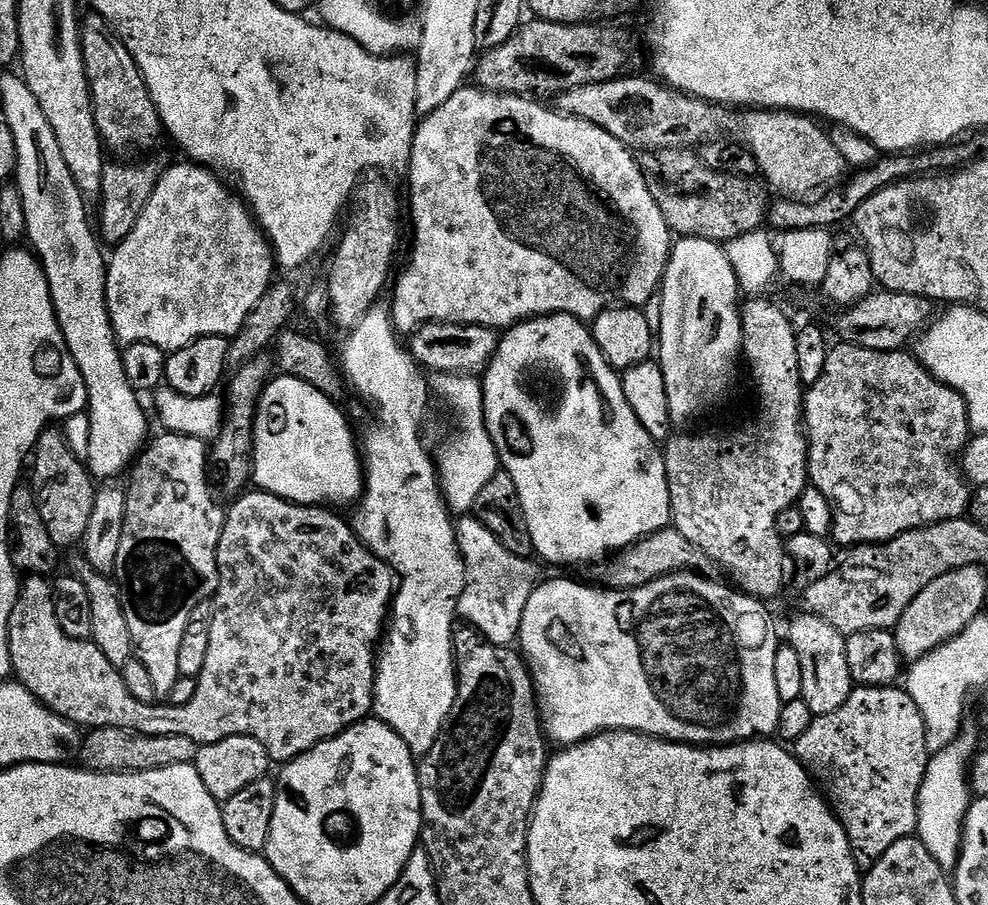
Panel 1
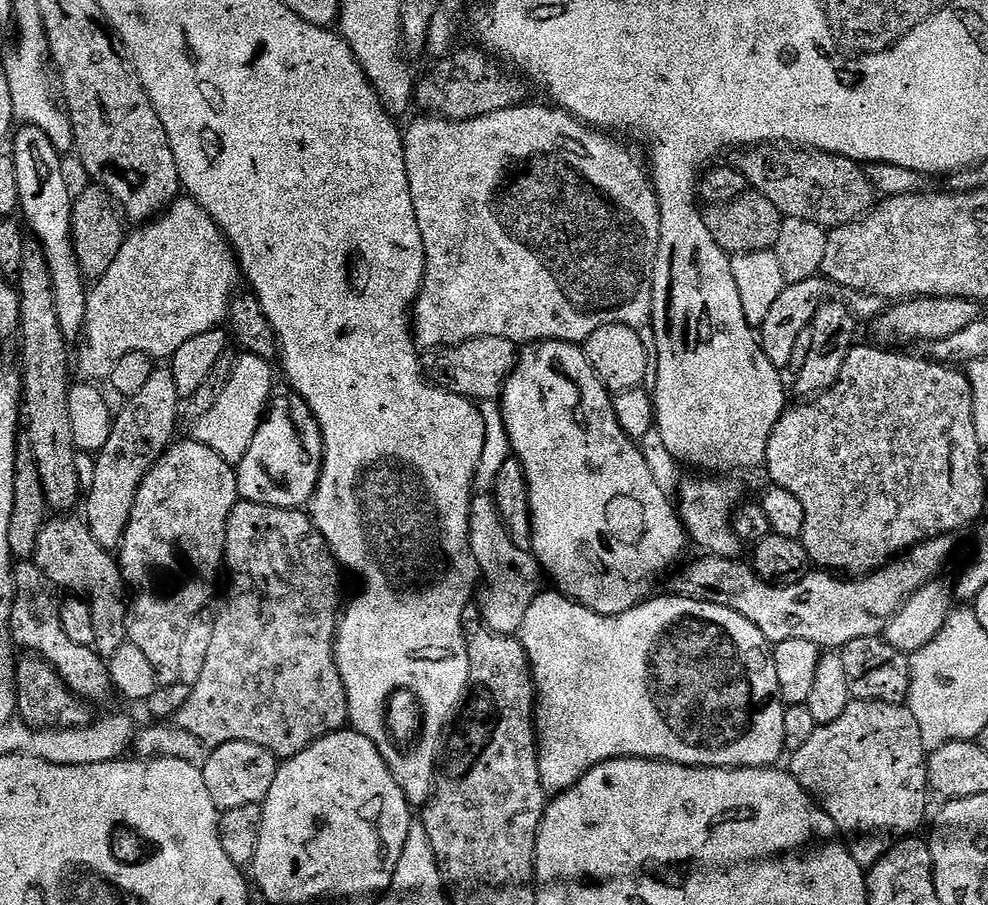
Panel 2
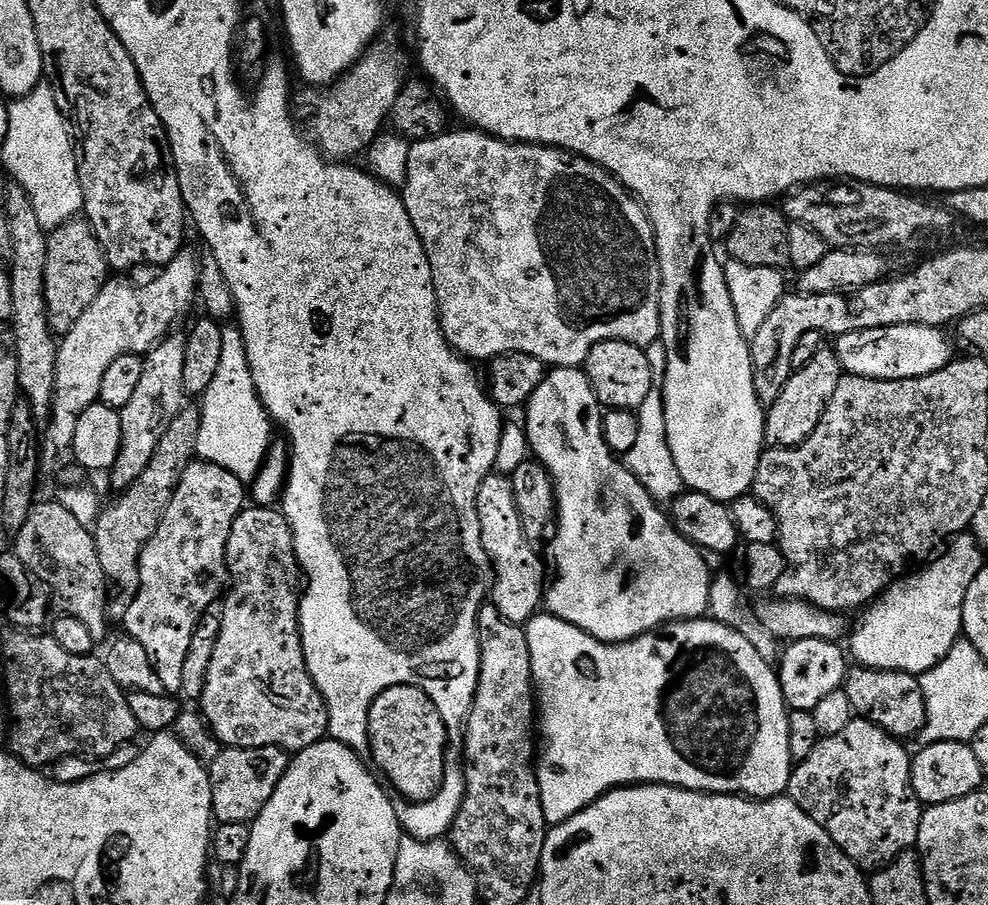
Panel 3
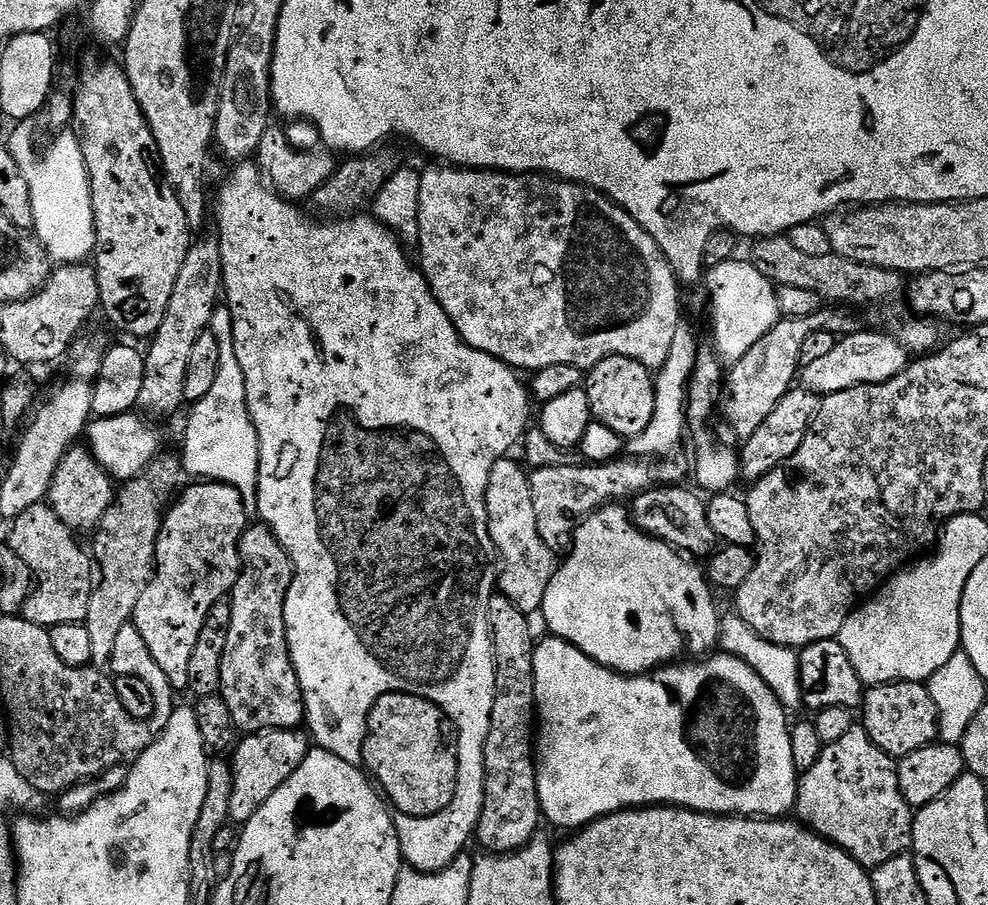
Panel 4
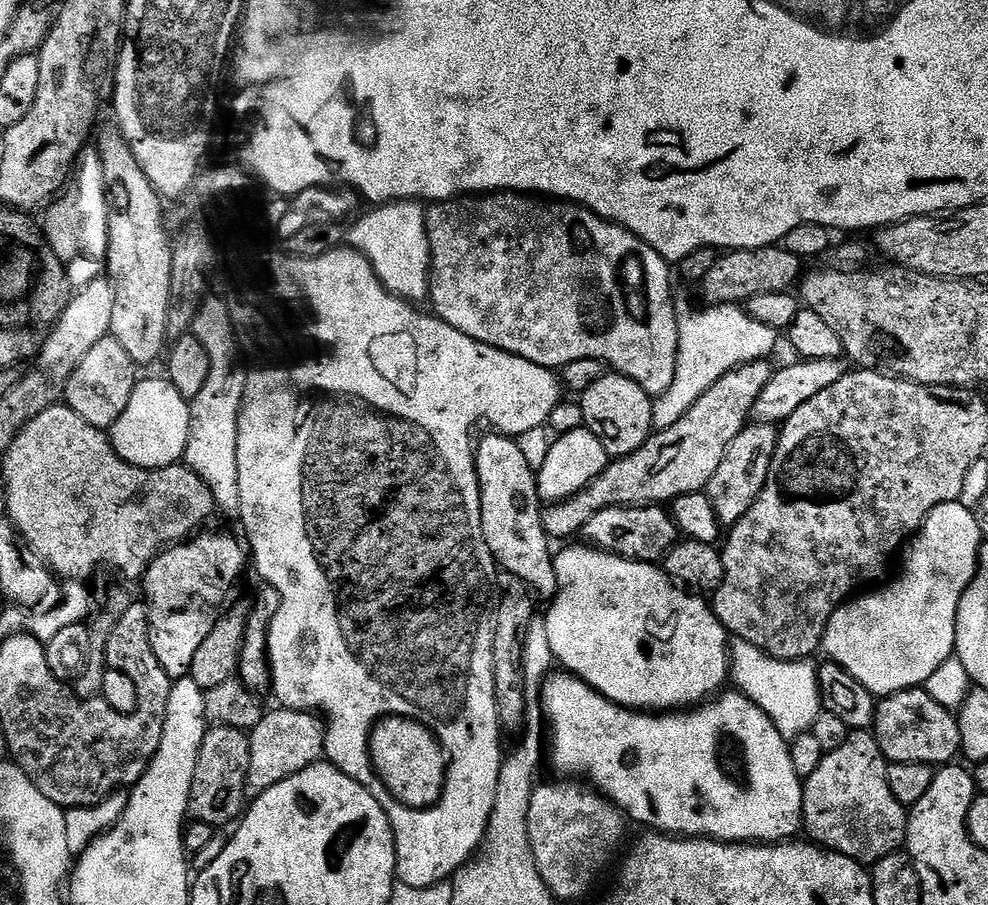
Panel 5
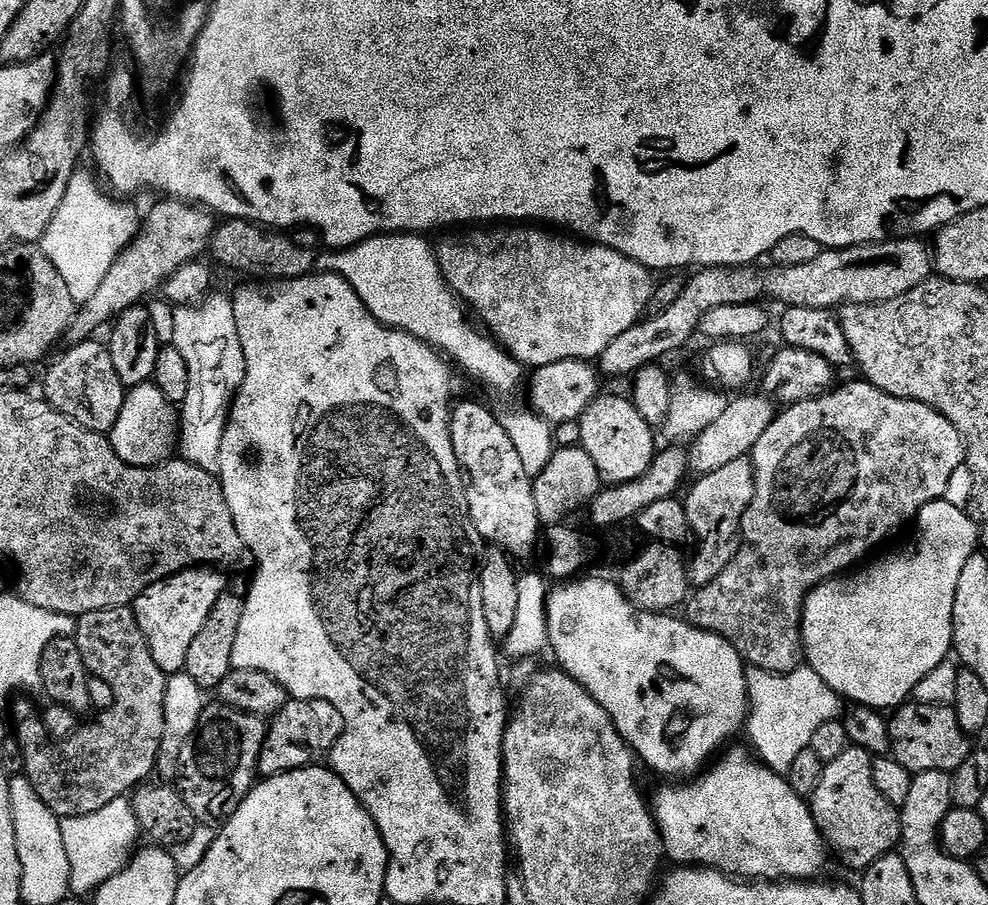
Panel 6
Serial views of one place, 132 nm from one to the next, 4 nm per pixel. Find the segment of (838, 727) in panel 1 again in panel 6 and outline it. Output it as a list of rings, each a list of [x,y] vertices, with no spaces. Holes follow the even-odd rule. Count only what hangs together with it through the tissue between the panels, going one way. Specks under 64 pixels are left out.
[[[849,746],[845,752],[838,754],[838,758],[825,763],[822,782],[818,782],[818,790],[814,790],[810,797],[812,817],[824,836],[824,843],[835,855],[836,852],[840,855],[840,860],[846,867],[857,870],[869,868],[878,862],[878,858],[893,851],[900,842],[900,814],[897,805],[886,802],[886,798],[882,798],[882,793],[878,791],[872,769],[873,759],[866,750]]]

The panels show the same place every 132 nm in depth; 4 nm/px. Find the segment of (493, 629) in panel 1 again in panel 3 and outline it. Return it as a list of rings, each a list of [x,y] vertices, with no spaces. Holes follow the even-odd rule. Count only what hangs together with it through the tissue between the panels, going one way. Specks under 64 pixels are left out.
[[[489,474],[478,490],[478,518],[480,519],[480,533],[482,534],[482,546],[487,563],[492,563],[492,568],[496,571],[496,585],[492,588],[491,603],[496,605],[511,624],[521,626],[527,625],[533,616],[541,611],[542,601],[546,596],[546,580],[544,584],[544,564],[541,553],[532,549],[530,542],[524,533],[522,518],[518,512],[516,498],[514,496],[514,486],[507,475],[496,476]]]

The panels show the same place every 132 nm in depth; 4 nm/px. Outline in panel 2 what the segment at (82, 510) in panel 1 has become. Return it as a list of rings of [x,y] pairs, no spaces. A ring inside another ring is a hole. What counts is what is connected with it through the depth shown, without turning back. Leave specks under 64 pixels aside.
[[[35,239],[24,242],[24,257],[18,273],[20,293],[20,330],[24,336],[24,368],[22,367],[22,412],[26,417],[26,439],[34,450],[38,462],[38,474],[42,478],[44,497],[49,509],[56,514],[68,514],[76,503],[81,503],[80,472],[76,469],[78,432],[72,427],[72,415],[68,409],[70,379],[70,342],[58,326],[58,310],[54,302],[52,275],[44,257],[44,250]]]

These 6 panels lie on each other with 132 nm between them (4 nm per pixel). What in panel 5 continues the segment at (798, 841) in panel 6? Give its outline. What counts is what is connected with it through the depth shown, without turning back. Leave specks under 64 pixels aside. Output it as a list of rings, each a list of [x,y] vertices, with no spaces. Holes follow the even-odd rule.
[[[557,671],[555,674],[549,675],[548,679],[544,681],[543,688],[540,690],[540,706],[544,709],[544,719],[547,727],[550,729],[550,736],[552,732],[552,764],[561,772],[559,774],[561,777],[583,778],[593,789],[595,789],[595,791],[599,792],[605,800],[612,801],[631,823],[633,820],[636,824],[645,824],[645,826],[648,827],[645,829],[655,830],[660,834],[671,834],[677,838],[707,838],[710,840],[722,840],[725,844],[778,844],[791,841],[793,837],[795,837],[792,835],[794,835],[796,831],[799,833],[802,828],[802,821],[804,818],[804,786],[802,777],[798,774],[794,774],[794,762],[790,762],[790,754],[788,753],[790,747],[789,741],[781,735],[778,729],[775,728],[774,722],[771,721],[767,714],[764,713],[754,701],[744,696],[739,690],[731,690],[732,692],[728,691],[729,690],[721,691],[715,698],[709,699],[707,702],[701,703],[699,706],[693,707],[688,711],[676,710],[671,714],[645,714],[643,711],[624,708],[621,704],[614,703],[613,700],[607,700],[601,692],[594,691],[585,680],[580,680],[576,676],[569,674],[567,671]]]

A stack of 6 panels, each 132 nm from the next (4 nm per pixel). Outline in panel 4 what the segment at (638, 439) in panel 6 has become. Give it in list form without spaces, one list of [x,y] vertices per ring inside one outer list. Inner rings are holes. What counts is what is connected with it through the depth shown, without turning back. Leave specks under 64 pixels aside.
[[[607,356],[586,372],[588,405],[593,421],[610,426],[619,436],[633,438],[642,434],[654,415],[656,381],[640,360],[625,356]]]

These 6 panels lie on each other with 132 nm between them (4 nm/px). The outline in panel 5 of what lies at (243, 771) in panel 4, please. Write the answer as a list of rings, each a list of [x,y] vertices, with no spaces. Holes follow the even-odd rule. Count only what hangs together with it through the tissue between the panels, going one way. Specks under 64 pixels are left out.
[[[279,706],[265,711],[262,722],[254,726],[249,735],[250,766],[246,774],[245,797],[255,798],[266,794],[270,786],[278,786],[286,778],[306,770],[312,764],[321,763],[324,756],[324,726],[316,720],[315,711],[303,712],[297,708]]]

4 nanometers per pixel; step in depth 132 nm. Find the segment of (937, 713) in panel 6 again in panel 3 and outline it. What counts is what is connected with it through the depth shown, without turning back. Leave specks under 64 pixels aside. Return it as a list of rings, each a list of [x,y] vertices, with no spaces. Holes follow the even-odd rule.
[[[852,666],[849,667],[842,690],[850,698],[850,706],[857,717],[874,722],[891,736],[915,737],[924,728],[926,698],[919,679],[911,672]]]

